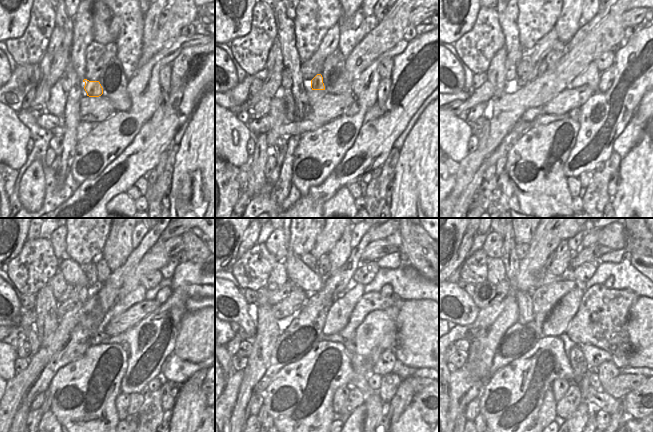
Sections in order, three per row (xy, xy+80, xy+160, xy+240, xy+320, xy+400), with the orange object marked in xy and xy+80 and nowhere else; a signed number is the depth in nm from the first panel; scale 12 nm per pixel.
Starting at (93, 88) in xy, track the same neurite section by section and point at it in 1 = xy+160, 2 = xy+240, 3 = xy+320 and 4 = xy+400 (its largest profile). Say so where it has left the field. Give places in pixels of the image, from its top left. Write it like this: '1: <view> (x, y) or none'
1: xy+160 (542, 68)
2: xy+240 (89, 269)
3: xy+320 (310, 261)
4: xy+400 (522, 249)

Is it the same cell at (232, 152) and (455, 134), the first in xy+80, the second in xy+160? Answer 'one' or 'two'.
one

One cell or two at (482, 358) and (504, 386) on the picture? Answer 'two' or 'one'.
two

